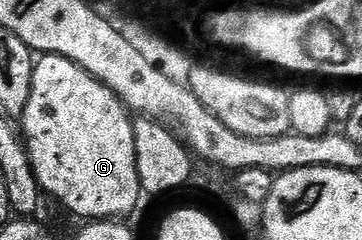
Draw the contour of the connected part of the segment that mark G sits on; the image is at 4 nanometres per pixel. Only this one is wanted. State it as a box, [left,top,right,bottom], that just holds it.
[20,54,144,220]

